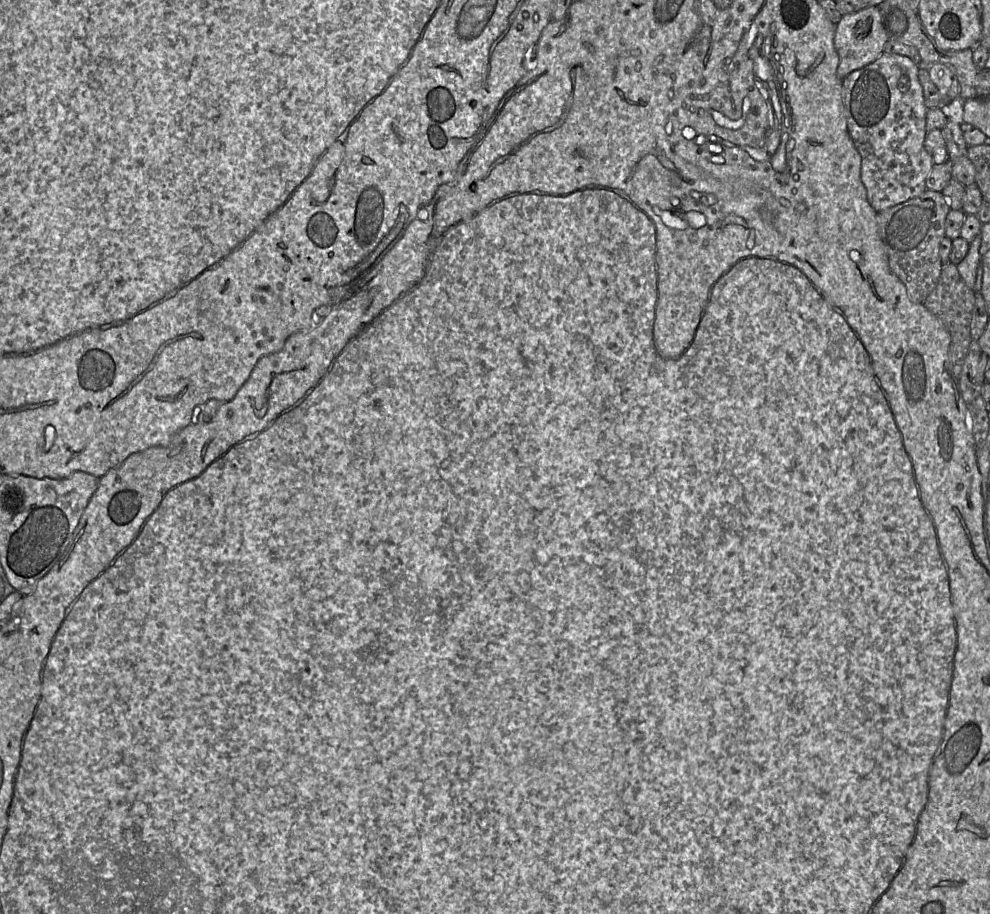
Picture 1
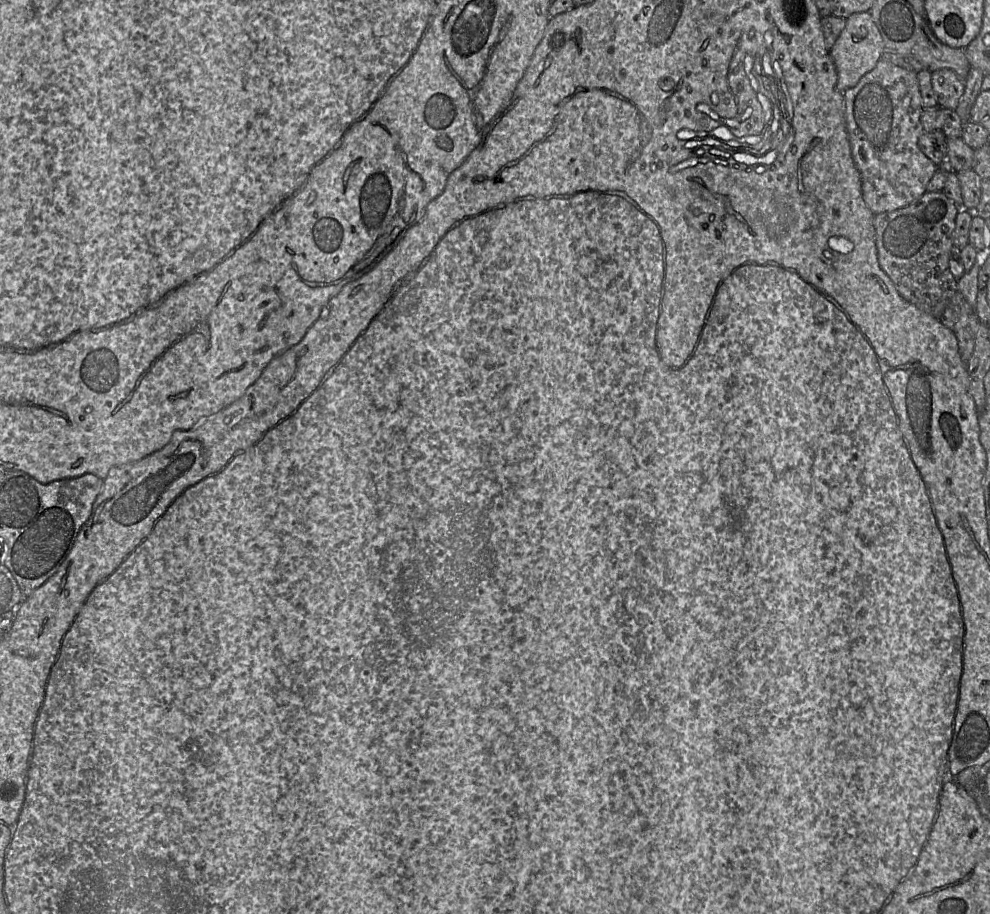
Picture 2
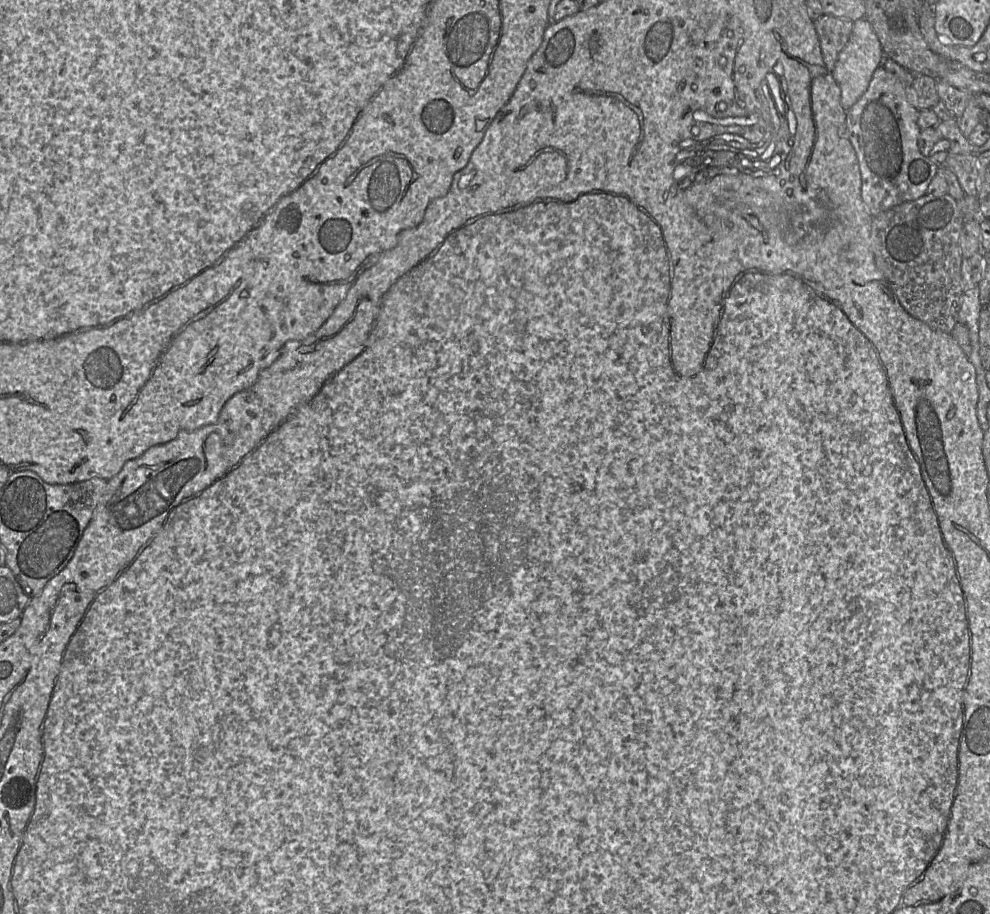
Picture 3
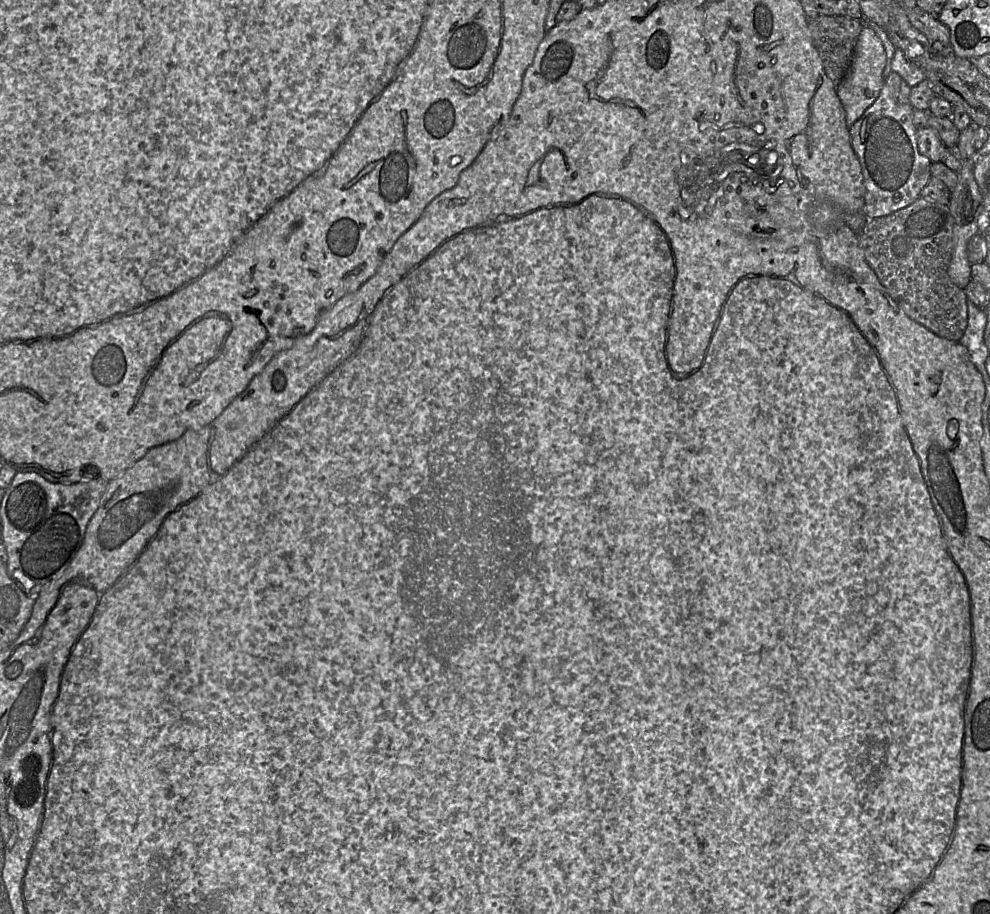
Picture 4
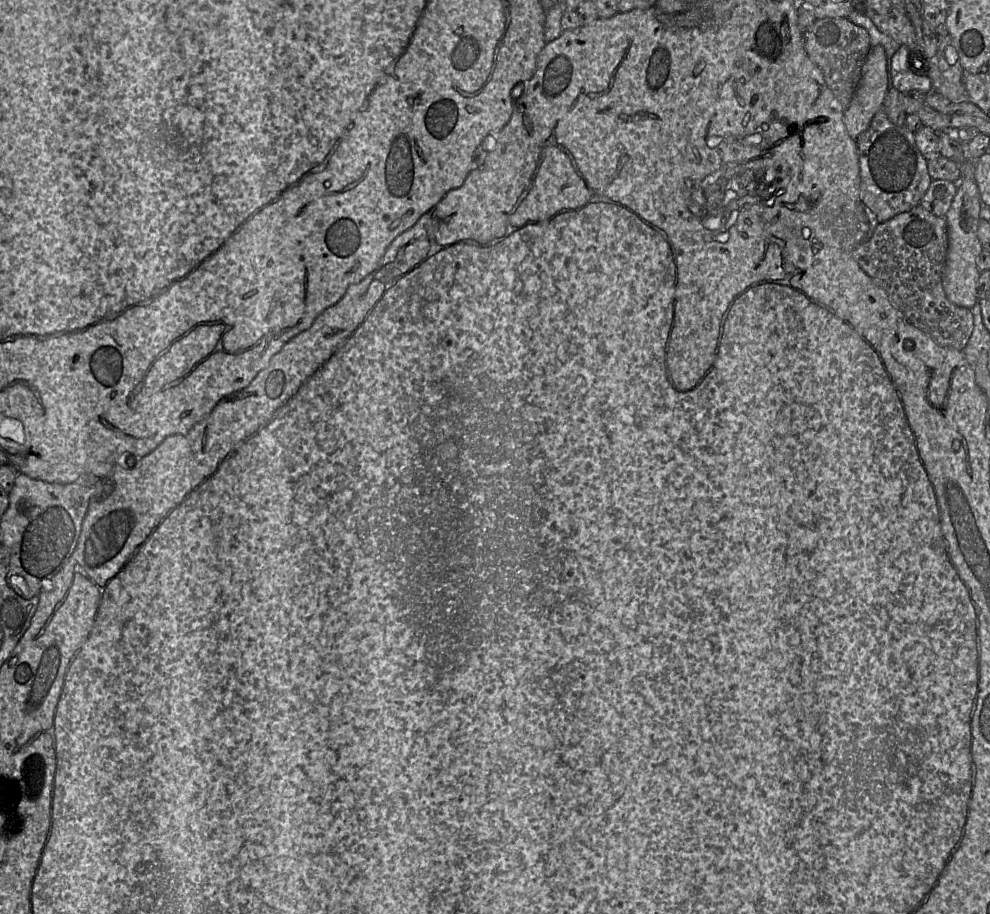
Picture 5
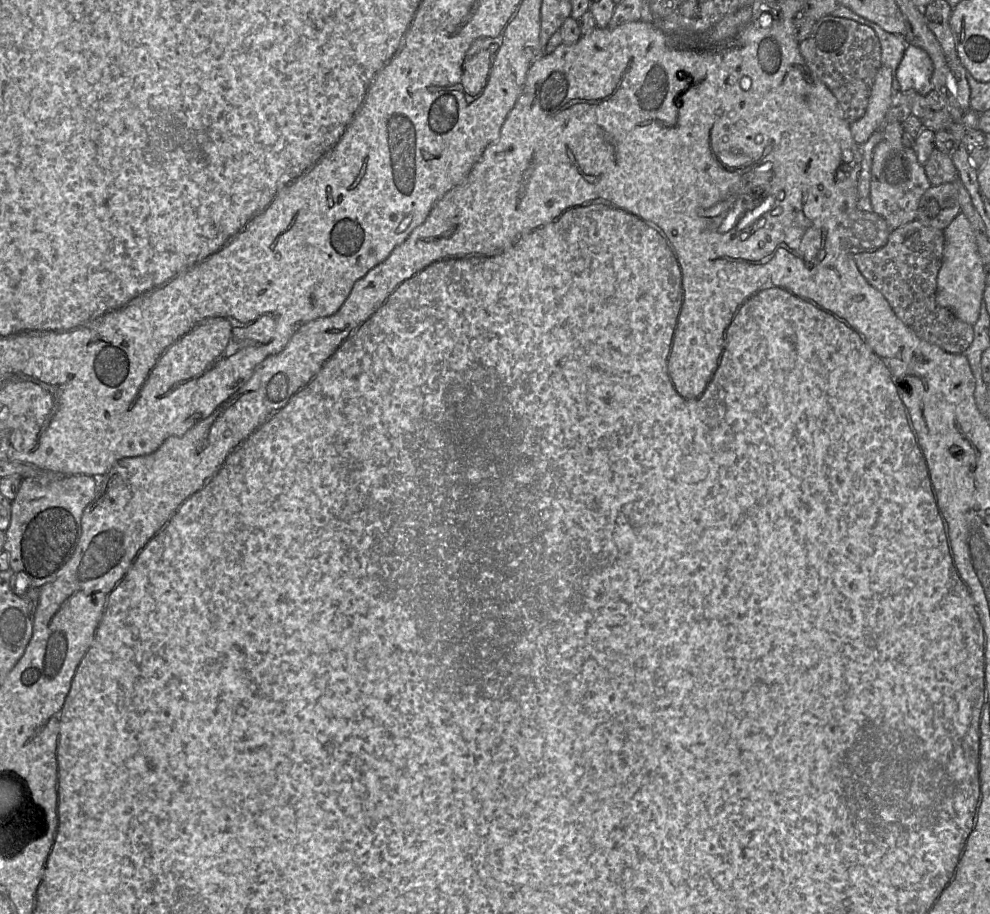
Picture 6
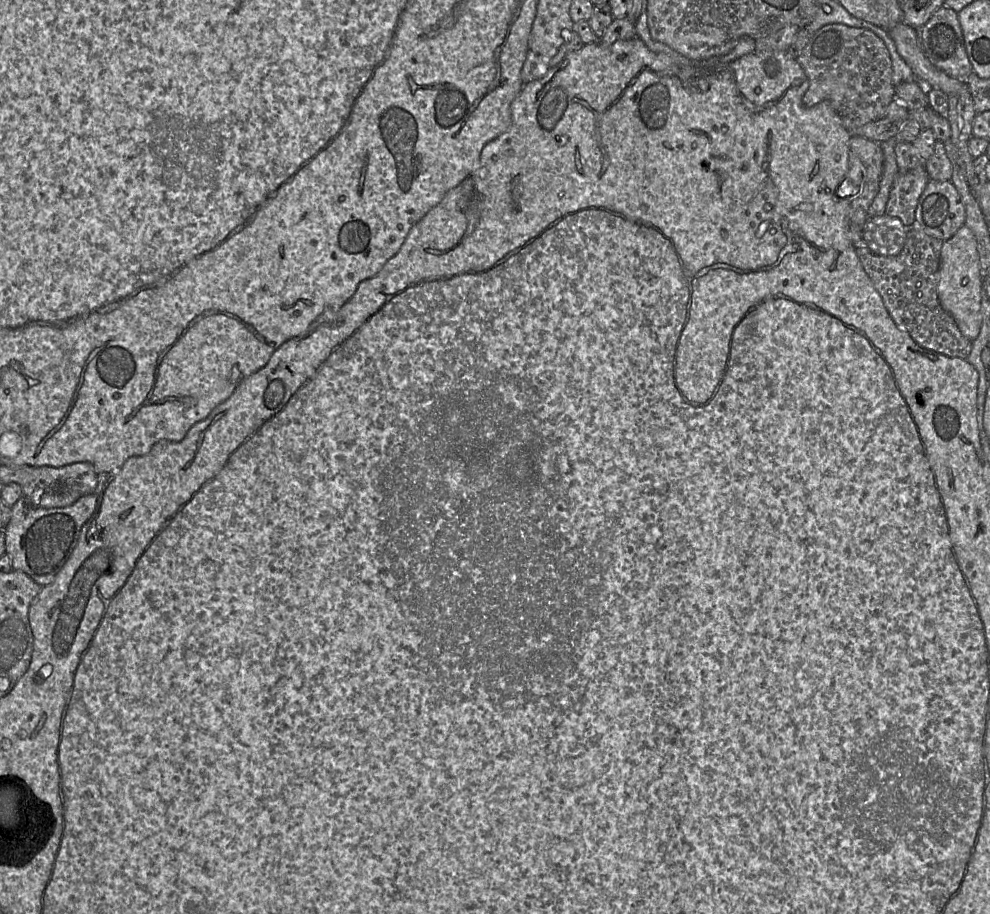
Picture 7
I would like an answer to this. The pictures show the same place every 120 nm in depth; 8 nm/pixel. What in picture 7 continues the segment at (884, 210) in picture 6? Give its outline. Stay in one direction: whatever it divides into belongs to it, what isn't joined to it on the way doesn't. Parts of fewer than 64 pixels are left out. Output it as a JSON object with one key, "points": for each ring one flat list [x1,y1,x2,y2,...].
{"points":[[925,167,898,173,889,193,885,214,899,218,906,227,912,226,918,200,929,180]]}

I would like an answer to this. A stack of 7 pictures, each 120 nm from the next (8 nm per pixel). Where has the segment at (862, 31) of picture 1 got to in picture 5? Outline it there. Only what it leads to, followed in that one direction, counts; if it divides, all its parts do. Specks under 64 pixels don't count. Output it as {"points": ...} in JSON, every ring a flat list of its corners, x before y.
{"points":[[881,45,872,46,855,94,844,112,846,130,853,139,866,131,875,114,883,109,888,89,885,49]]}

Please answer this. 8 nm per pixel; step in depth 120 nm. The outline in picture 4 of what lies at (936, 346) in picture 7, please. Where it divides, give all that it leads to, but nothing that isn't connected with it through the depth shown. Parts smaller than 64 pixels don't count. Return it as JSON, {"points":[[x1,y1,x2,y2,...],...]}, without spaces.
{"points":[[919,197,889,215,868,220,861,233,861,246,879,282,909,318,939,337,959,342,967,327,968,312,965,291,954,284,948,275,953,251,953,225,948,205]]}

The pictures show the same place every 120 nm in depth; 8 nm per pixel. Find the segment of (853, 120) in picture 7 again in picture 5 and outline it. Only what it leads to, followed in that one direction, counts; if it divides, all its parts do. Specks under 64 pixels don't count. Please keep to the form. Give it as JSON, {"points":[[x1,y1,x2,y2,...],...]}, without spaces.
{"points":[[820,18,804,33,809,58,821,69,827,86,844,110,849,106,861,78,862,67,872,47,866,29,848,18]]}

